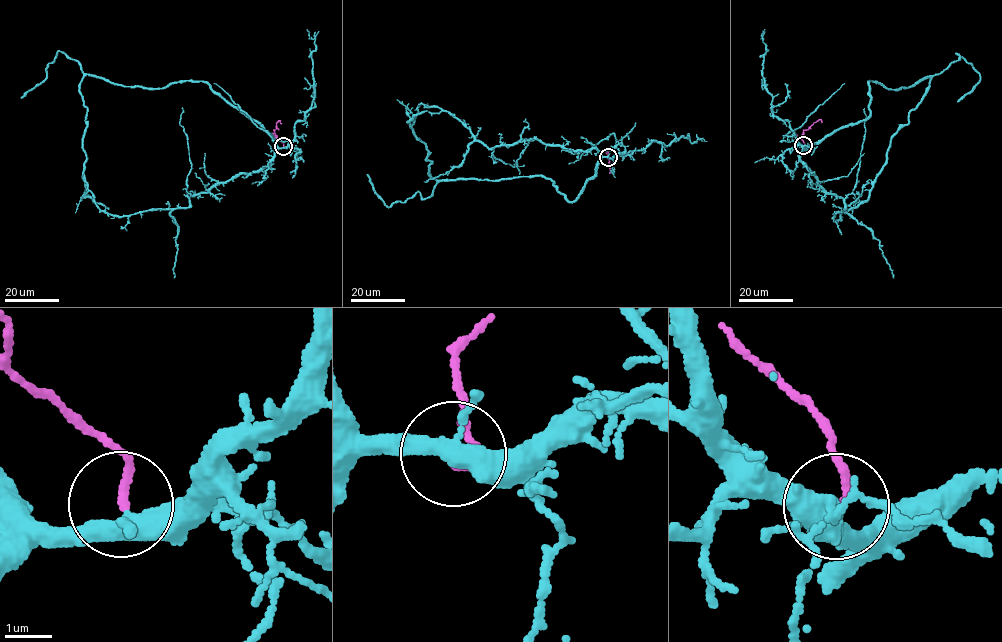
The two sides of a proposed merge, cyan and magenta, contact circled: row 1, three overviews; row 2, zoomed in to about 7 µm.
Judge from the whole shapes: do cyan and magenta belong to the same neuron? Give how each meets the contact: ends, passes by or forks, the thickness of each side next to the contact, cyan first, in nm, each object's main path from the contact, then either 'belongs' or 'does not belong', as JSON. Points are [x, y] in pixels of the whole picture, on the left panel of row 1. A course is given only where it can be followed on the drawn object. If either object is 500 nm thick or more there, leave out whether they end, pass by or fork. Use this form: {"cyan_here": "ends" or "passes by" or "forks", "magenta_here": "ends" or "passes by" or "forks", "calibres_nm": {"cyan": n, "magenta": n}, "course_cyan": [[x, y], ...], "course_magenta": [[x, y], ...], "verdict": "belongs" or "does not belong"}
{"cyan_here": "forks", "magenta_here": "ends", "calibres_nm": {"cyan": 340, "magenta": 170}, "course_cyan": [[283, 147], [206, 82], [114, 84], [85, 74], [59, 51], [47, 78], [21, 98]], "course_magenta": [[283, 146], [274, 132], [276, 123], [281, 123]], "verdict": "belongs"}

